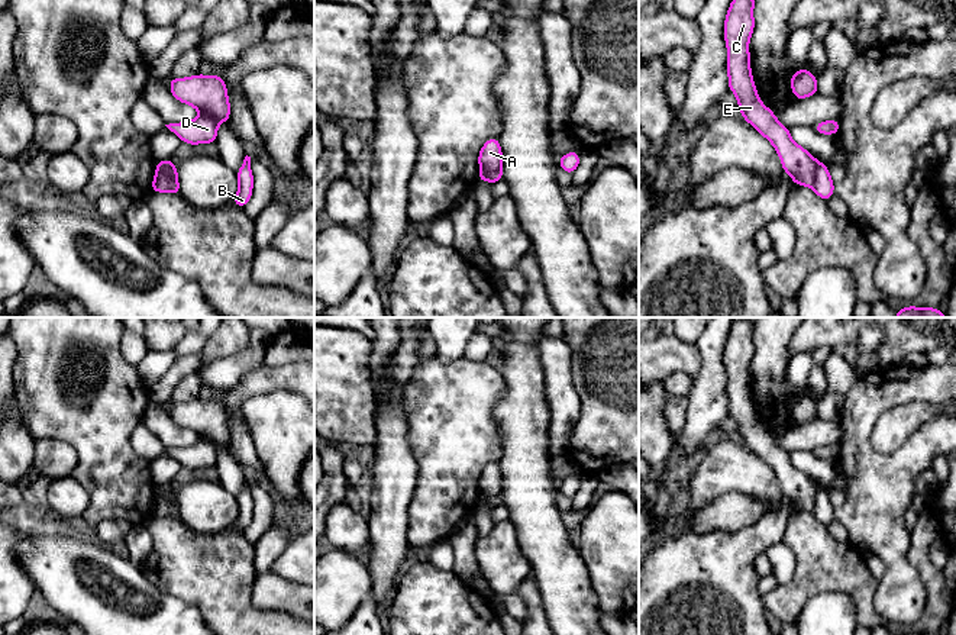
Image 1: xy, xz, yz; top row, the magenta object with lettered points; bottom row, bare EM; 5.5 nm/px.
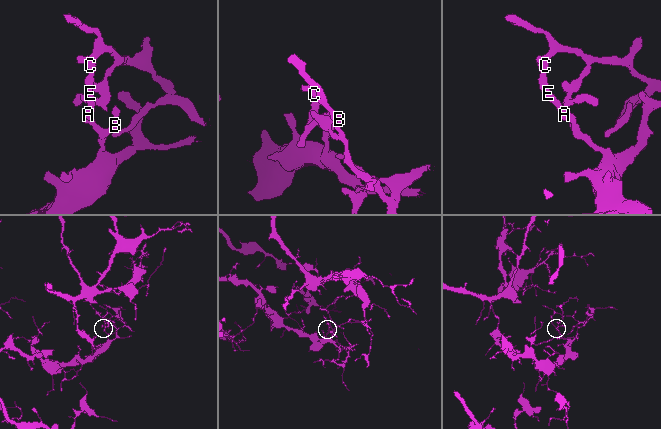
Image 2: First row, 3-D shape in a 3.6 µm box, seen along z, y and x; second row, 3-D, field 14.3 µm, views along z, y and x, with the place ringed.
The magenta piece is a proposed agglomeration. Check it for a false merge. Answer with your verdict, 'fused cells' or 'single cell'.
fused cells

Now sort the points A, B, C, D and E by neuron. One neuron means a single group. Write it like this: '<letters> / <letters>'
A C D E / B

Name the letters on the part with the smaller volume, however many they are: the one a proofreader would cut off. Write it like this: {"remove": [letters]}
{"remove": ["A", "C", "D", "E"]}

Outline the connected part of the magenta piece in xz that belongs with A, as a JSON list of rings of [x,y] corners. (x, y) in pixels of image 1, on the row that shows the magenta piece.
[[[490,138],[481,148],[478,155],[479,168],[484,171],[501,170],[503,152],[498,138]]]

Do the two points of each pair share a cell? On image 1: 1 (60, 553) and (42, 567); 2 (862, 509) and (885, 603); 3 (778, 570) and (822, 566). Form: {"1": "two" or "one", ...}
{"1": "one", "2": "one", "3": "two"}

